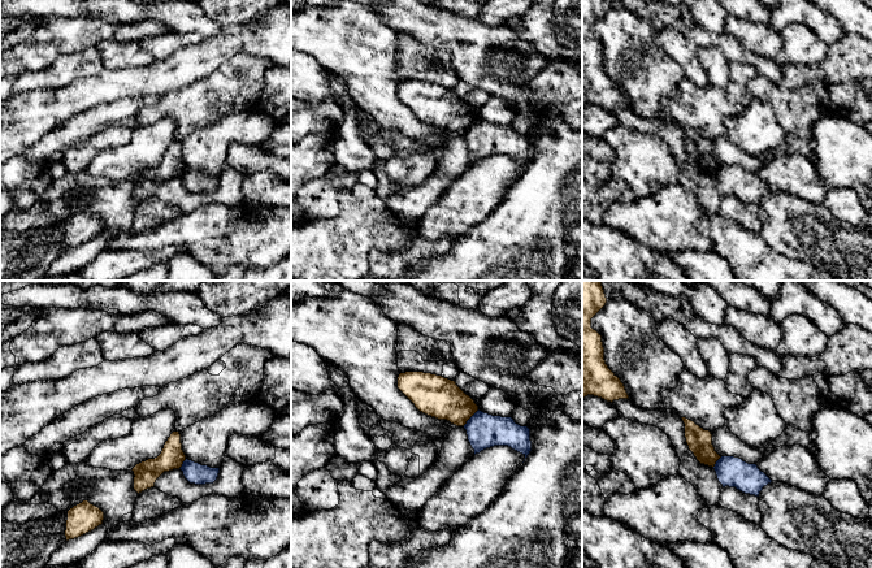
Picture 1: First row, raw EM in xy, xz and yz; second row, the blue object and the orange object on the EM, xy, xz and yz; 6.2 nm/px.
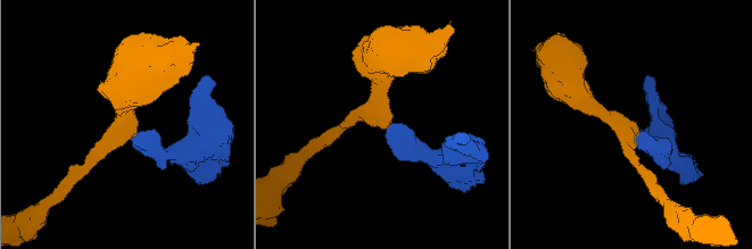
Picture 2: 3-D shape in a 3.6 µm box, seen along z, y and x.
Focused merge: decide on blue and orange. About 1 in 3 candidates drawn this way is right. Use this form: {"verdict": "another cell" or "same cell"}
{"verdict": "another cell"}

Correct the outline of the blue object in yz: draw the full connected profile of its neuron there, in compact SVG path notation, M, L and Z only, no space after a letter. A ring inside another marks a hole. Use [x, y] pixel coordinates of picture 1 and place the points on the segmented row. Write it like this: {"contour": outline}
{"contour": "M721 456L713 469L723 487L736 487L755 497L759 497L763 487L772 482L756 464L749 464L734 456Z"}

